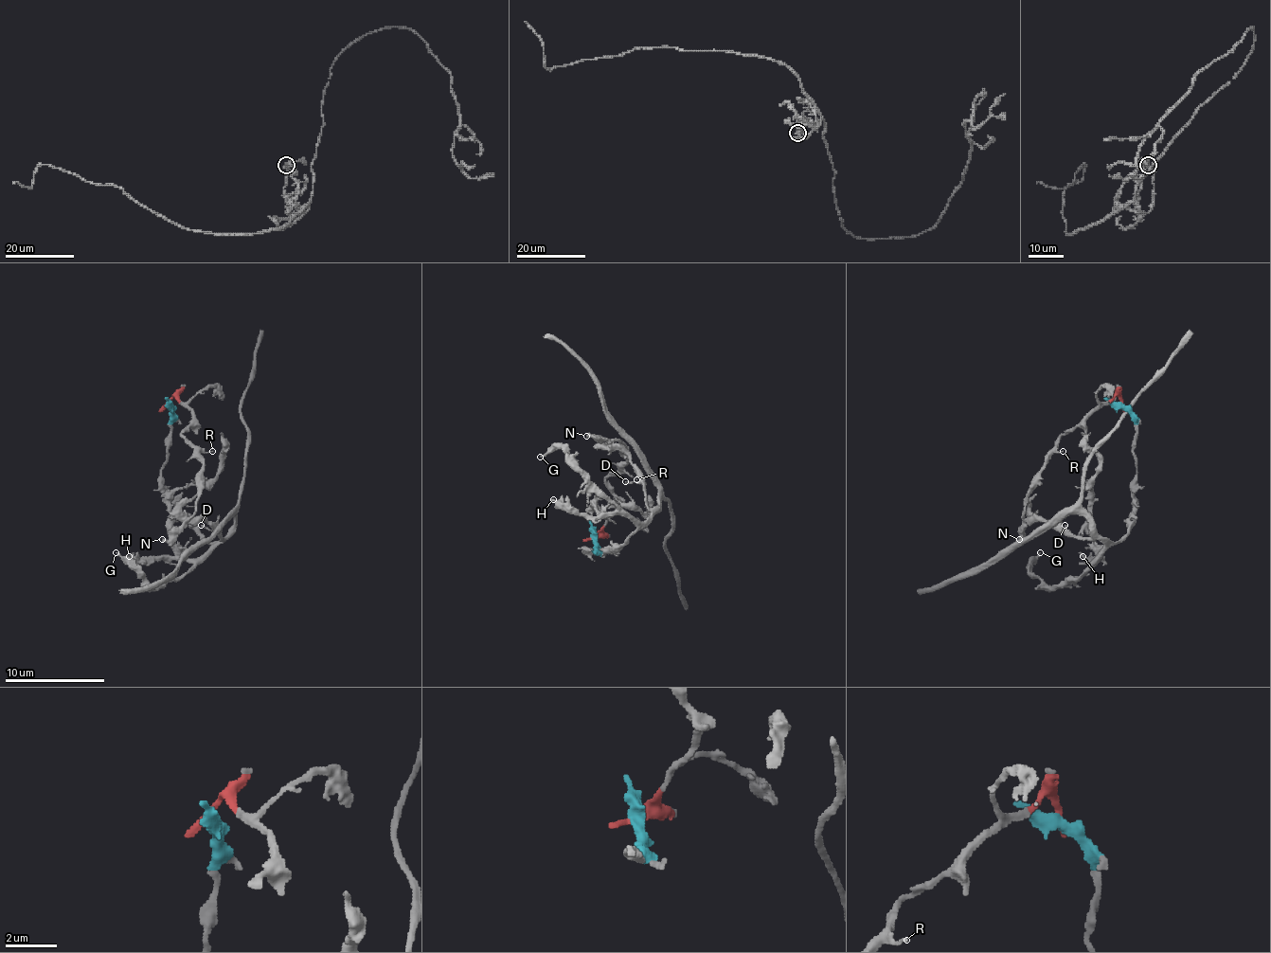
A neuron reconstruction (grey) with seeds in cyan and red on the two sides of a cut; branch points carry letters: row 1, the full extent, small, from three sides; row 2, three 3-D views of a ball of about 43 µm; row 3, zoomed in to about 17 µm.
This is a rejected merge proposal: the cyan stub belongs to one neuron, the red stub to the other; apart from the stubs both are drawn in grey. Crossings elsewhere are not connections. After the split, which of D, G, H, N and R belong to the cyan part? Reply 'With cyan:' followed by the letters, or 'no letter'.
With cyan: D, G, H

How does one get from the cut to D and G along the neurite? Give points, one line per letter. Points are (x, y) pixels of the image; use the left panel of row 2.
D: (168, 405), (170, 428), (160, 488), (208, 541), (225, 535), (218, 535), (201, 526)
G: (168, 405), (170, 428), (160, 488), (213, 546), (178, 578), (151, 585), (116, 553)

